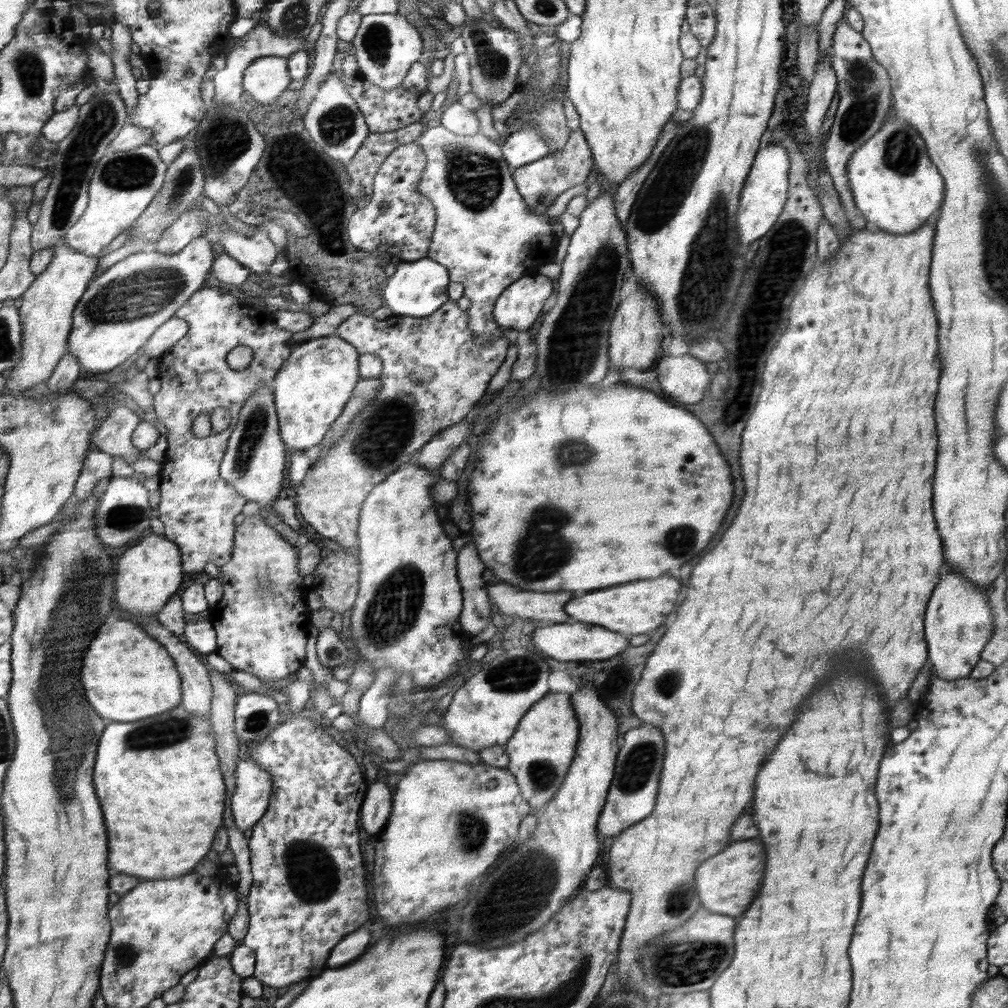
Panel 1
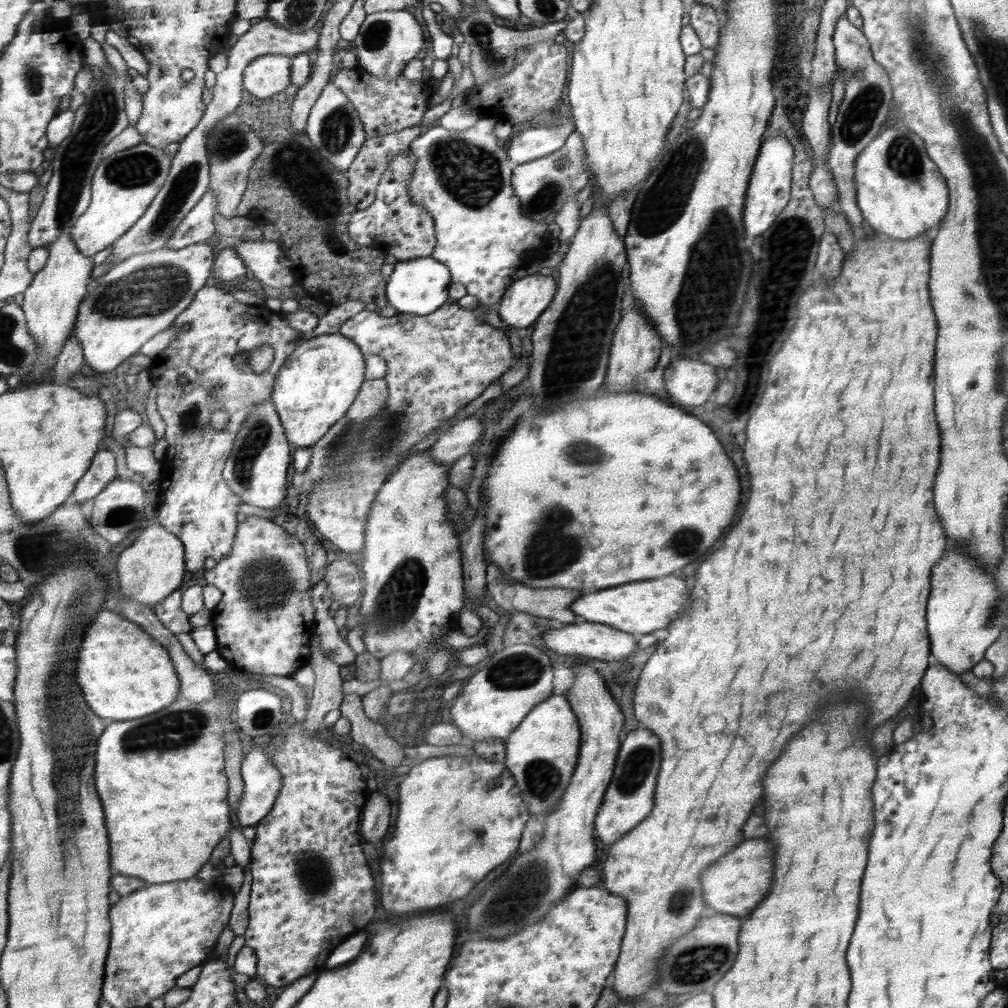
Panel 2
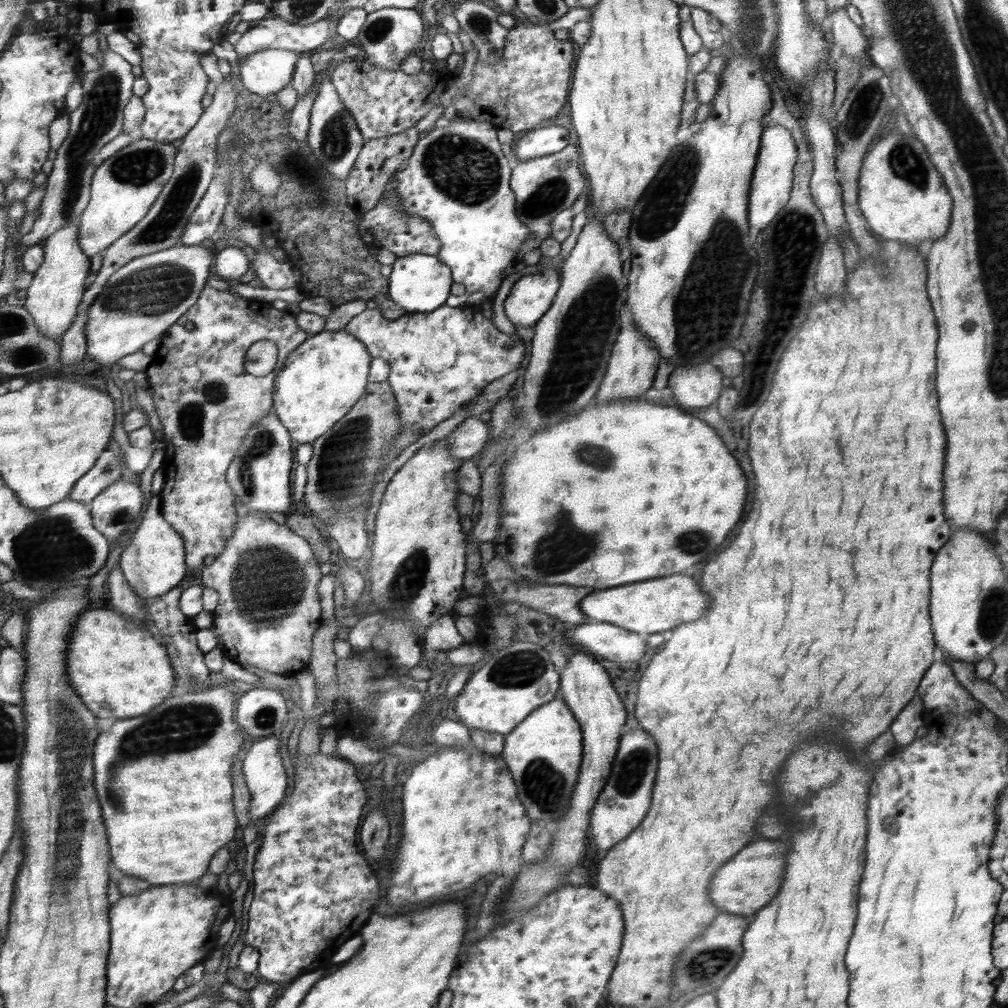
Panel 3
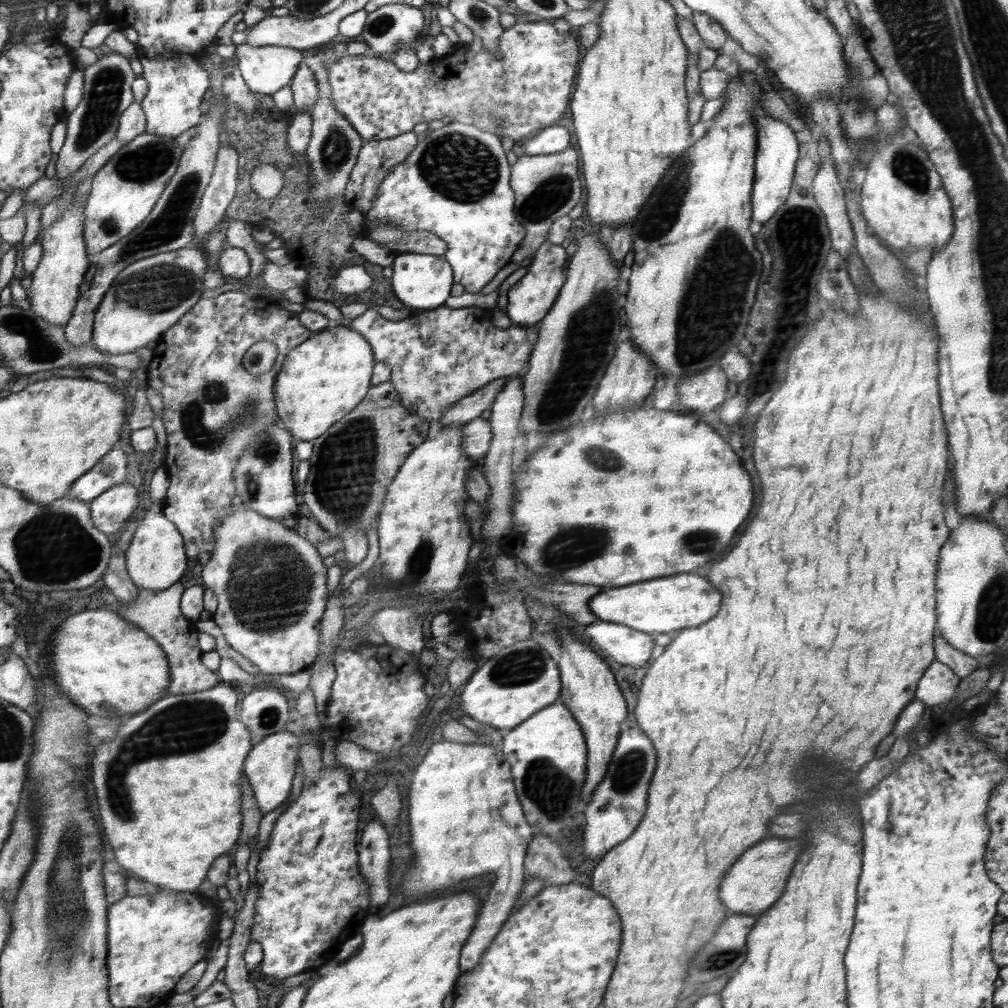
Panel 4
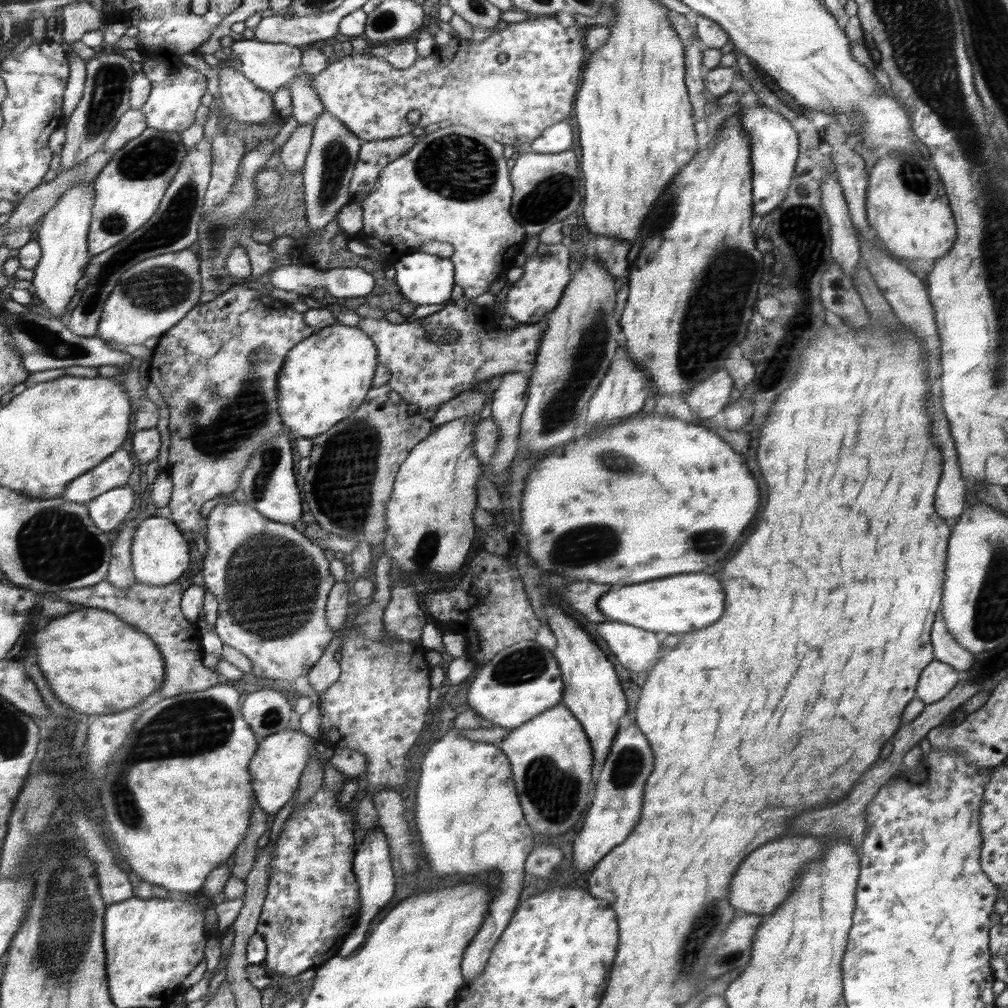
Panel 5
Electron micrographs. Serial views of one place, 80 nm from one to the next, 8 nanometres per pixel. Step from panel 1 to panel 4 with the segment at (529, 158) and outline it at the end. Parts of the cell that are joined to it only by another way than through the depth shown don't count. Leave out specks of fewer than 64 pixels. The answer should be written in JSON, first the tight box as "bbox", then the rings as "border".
{"bbox":[525,125,570,155],"border":[[[565,125],[543,128],[534,138],[526,140],[525,154],[543,155],[557,153],[570,147],[570,132]]]}

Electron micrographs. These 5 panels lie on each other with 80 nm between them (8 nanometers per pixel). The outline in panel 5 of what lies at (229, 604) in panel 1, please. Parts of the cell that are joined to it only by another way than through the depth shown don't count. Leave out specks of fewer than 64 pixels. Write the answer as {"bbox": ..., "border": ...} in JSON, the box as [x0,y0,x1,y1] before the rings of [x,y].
{"bbox":[202,499,334,680],"border":[[[228,499],[217,501],[209,507],[208,532],[205,536],[207,552],[203,558],[202,574],[205,580],[205,590],[212,593],[218,601],[217,619],[214,623],[215,633],[220,637],[223,644],[228,644],[236,648],[249,658],[252,662],[252,674],[258,678],[280,678],[280,680],[296,680],[296,678],[306,675],[324,654],[327,646],[334,637],[334,631],[327,621],[328,595],[333,588],[334,578],[332,572],[328,570],[328,560],[324,558],[324,552],[320,545],[310,542],[304,533],[300,533],[293,525],[284,524],[282,521],[270,520],[261,512],[258,512],[252,505],[242,501],[229,501]]]}

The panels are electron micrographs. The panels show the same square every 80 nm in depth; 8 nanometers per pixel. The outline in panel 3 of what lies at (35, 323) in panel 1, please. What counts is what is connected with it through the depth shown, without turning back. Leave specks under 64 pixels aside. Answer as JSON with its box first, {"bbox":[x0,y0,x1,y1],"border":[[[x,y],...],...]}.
{"bbox":[23,223,91,340],"border":[[[68,223],[58,228],[58,232],[44,242],[44,247],[46,260],[42,268],[35,272],[35,279],[23,304],[46,336],[61,340],[77,319],[78,308],[91,279],[90,257],[81,248],[79,224],[76,223]]]}

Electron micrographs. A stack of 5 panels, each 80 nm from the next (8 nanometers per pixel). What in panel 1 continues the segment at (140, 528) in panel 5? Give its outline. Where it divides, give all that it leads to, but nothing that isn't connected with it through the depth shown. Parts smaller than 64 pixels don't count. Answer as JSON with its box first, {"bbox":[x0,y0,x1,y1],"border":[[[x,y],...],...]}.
{"bbox":[116,531,182,615],"border":[[[154,531],[142,537],[138,544],[128,548],[118,562],[116,600],[121,608],[132,614],[154,615],[165,606],[182,584],[178,544]]]}

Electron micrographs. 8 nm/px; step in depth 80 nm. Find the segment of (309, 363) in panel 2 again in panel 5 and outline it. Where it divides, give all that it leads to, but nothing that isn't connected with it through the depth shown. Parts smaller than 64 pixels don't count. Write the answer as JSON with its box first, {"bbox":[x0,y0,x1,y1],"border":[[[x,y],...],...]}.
{"bbox":[282,325,378,438],"border":[[[336,325],[316,330],[307,339],[298,343],[294,352],[288,352],[282,365],[282,422],[288,431],[300,437],[312,438],[330,431],[350,416],[374,386],[378,367],[377,345],[368,333],[354,326]]]}

